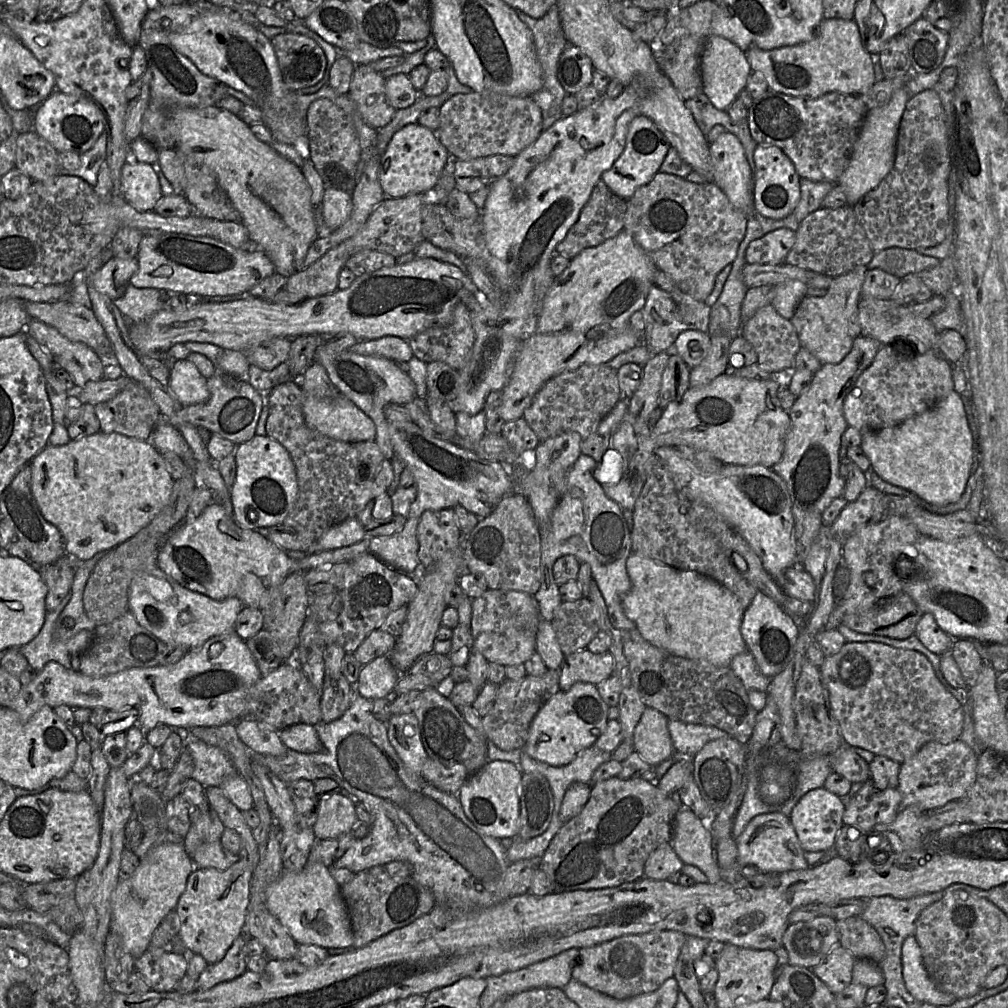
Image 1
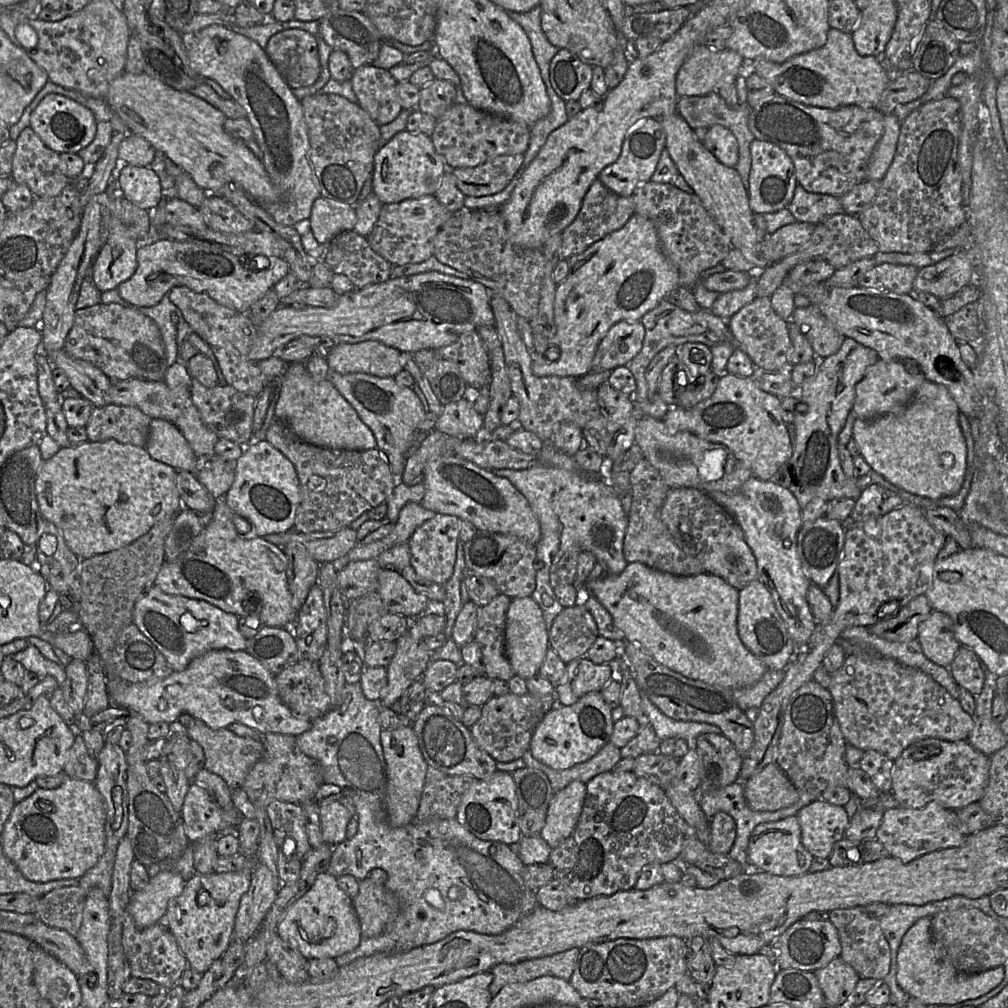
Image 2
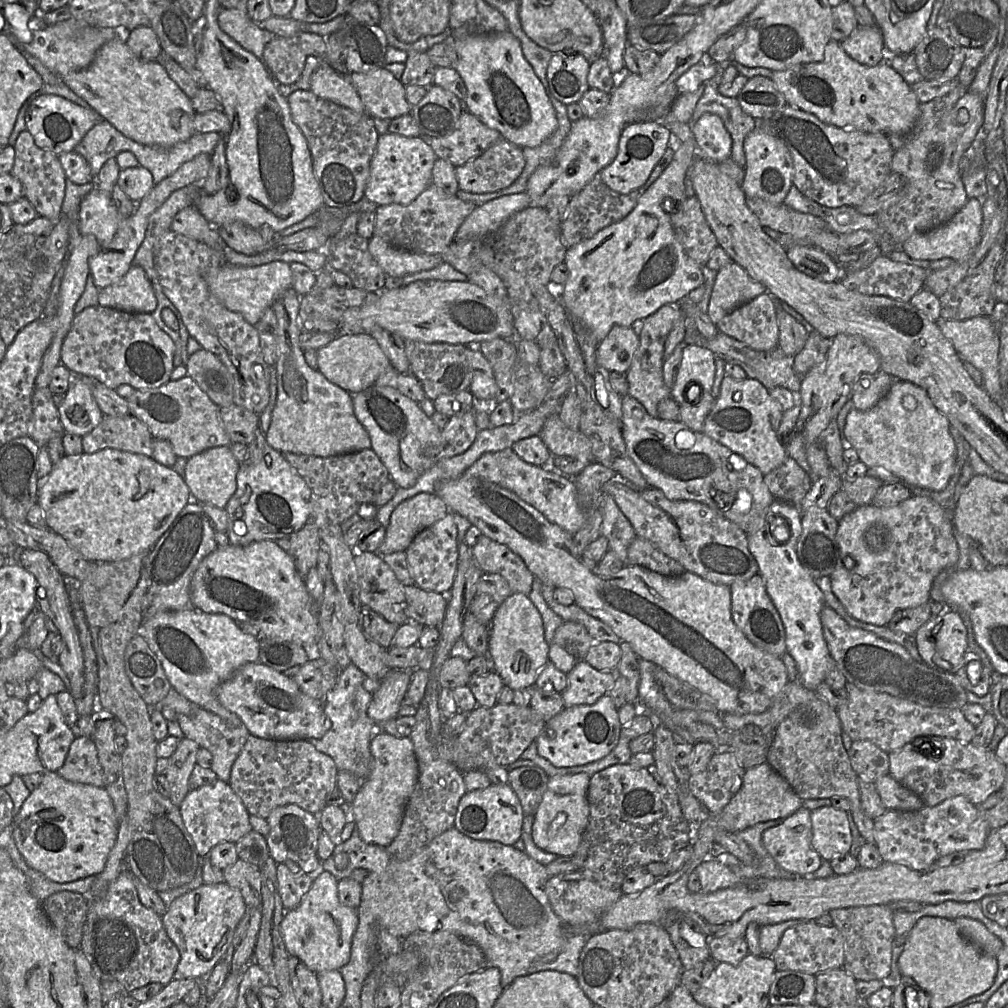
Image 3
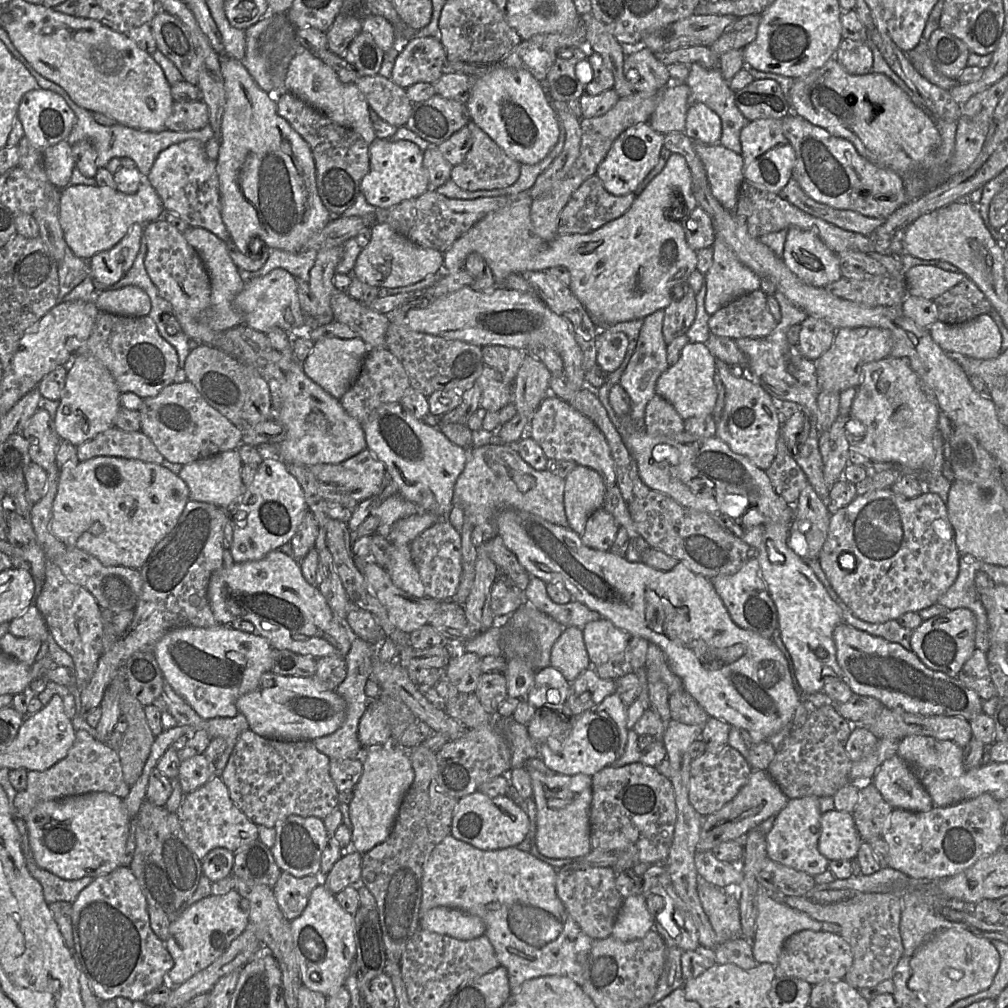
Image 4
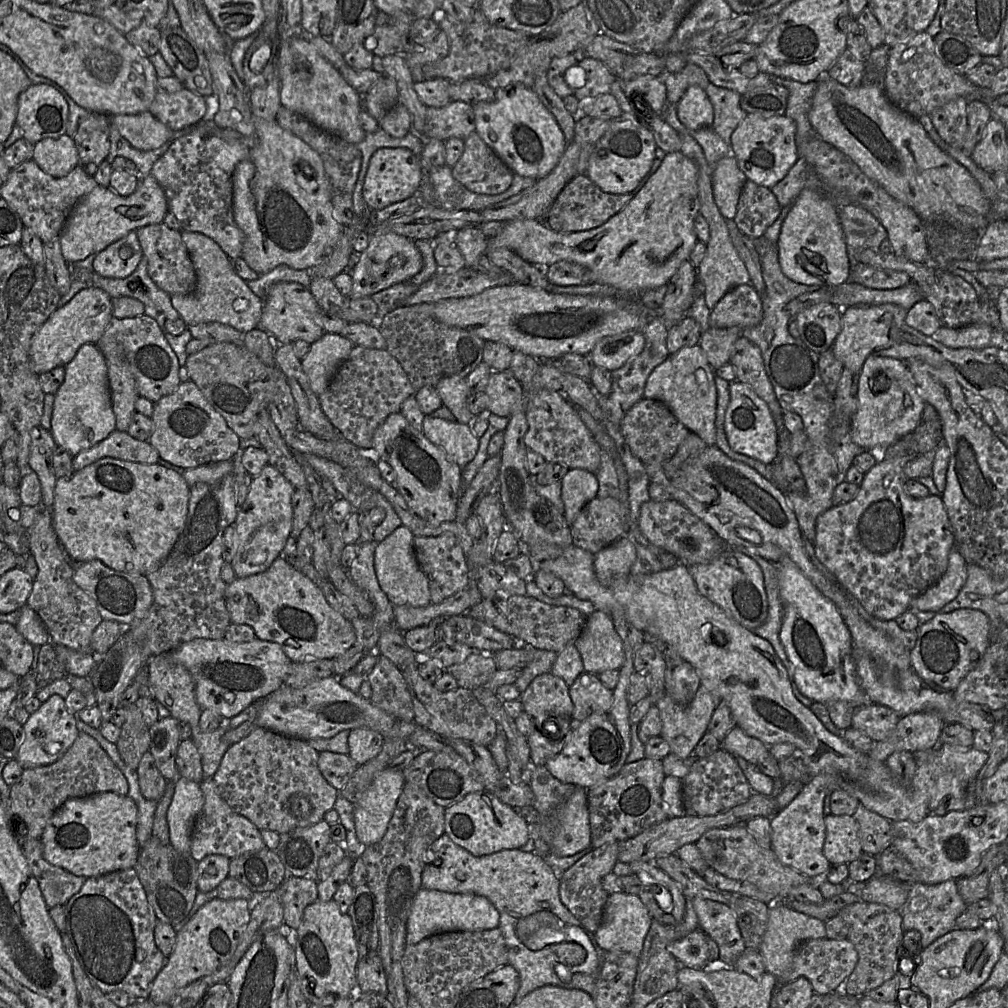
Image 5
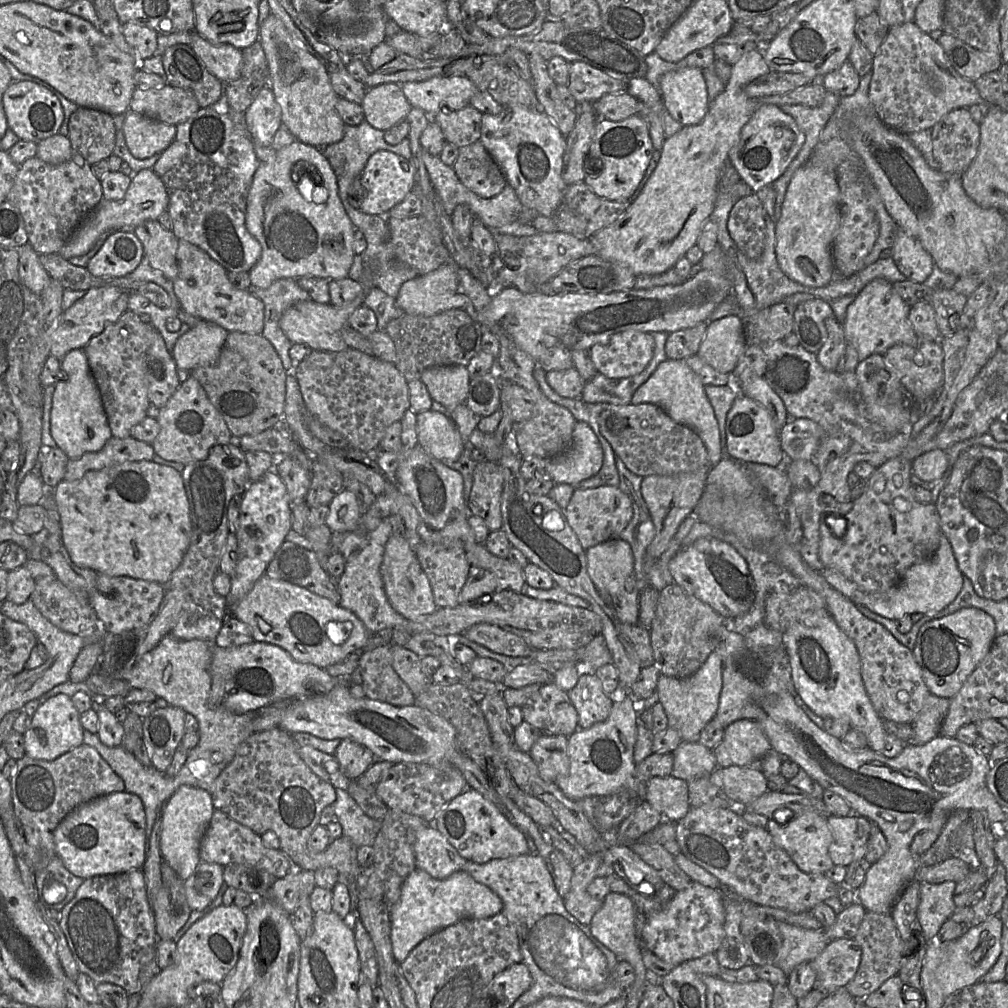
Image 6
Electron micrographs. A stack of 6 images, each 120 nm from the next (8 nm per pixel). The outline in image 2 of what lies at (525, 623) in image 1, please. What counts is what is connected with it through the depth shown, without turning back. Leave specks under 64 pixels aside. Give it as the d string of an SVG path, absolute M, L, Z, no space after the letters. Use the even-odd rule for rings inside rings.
M499 593L477 610L474 640L484 657L485 675L492 680L508 681L515 673L505 654L506 613L511 598Z

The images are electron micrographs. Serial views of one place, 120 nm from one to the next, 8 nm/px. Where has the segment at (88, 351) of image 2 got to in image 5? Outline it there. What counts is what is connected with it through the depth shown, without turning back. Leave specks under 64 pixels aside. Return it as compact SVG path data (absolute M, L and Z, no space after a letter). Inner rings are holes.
M147 315L123 319L113 317L95 345L100 351L110 351L118 350L119 344L123 348L141 397L156 403L178 388L181 383L178 358L153 318Z

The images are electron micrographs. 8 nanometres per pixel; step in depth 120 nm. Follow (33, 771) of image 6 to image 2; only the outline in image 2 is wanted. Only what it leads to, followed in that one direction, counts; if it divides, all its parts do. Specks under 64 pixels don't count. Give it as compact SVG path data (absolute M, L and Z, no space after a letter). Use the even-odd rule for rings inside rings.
M82 735L75 737L72 747L69 749L64 772L71 778L95 783L98 761L89 754Z

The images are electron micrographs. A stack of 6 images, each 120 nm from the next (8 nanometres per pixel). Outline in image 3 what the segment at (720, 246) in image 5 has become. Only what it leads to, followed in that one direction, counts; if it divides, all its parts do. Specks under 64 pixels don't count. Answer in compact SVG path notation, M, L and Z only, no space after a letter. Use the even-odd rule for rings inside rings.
M730 262L717 271L707 314L716 325L735 308L764 292L767 290L761 282L752 278L739 264Z

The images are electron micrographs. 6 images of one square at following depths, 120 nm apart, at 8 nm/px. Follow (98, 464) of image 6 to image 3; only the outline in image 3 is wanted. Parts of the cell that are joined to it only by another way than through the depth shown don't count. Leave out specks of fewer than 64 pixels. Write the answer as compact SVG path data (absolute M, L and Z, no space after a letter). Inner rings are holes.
M131 414L121 417L104 415L100 424L82 437L82 445L87 454L113 448L151 457L153 436L148 426Z

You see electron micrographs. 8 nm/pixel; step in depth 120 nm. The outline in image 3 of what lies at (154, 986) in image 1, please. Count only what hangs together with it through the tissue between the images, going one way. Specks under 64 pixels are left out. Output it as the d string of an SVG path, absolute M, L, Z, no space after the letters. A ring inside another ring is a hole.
M129 869L120 872L101 898L89 900L79 948L101 983L117 981L128 993L153 982L169 984L181 958L165 931L162 917L141 903Z

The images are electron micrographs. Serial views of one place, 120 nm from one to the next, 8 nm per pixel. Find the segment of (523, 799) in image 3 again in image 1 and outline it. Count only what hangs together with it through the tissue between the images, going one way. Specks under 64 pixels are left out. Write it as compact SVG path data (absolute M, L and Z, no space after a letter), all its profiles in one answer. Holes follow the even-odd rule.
M522 773L519 800L518 838L526 841L541 835L551 822L553 797L547 779L539 773Z

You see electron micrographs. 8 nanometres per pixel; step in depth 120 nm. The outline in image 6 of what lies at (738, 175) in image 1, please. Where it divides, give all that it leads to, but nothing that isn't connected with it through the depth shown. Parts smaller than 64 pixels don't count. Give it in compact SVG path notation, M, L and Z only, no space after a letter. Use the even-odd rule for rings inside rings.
M687 67L663 74L659 80L662 102L682 126L699 124L708 111L709 98L703 73Z

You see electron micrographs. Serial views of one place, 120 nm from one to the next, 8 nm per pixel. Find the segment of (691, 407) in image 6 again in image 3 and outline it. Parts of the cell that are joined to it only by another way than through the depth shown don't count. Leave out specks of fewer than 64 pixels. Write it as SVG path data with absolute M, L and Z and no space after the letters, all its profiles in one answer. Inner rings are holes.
M684 345L682 351L682 360L676 374L676 378L672 388L670 389L670 396L678 405L686 403L685 391L691 385L698 385L703 393L712 393L716 363L715 354L700 345Z

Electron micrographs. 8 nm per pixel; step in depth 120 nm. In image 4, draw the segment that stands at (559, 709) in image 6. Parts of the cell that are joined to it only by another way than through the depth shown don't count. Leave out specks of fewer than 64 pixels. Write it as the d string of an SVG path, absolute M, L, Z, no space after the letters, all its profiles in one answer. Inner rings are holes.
M551 665L536 671L533 685L525 696L536 709L545 705L565 704L570 694L570 683Z

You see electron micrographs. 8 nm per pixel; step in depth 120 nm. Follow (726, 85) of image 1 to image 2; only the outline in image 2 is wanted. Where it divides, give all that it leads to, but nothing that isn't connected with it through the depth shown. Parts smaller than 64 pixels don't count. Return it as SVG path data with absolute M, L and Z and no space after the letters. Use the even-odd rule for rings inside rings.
M704 44L693 48L676 76L678 97L704 96L726 82L736 82L743 56L731 49L714 50Z

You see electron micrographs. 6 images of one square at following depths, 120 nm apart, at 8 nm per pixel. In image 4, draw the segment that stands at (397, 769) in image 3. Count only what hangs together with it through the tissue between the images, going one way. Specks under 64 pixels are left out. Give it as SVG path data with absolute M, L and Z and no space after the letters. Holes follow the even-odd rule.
M388 743L366 749L363 758L363 774L354 789L349 805L353 825L352 841L361 854L365 854L390 836L399 814L401 803L413 784L415 772L412 761L399 743Z

